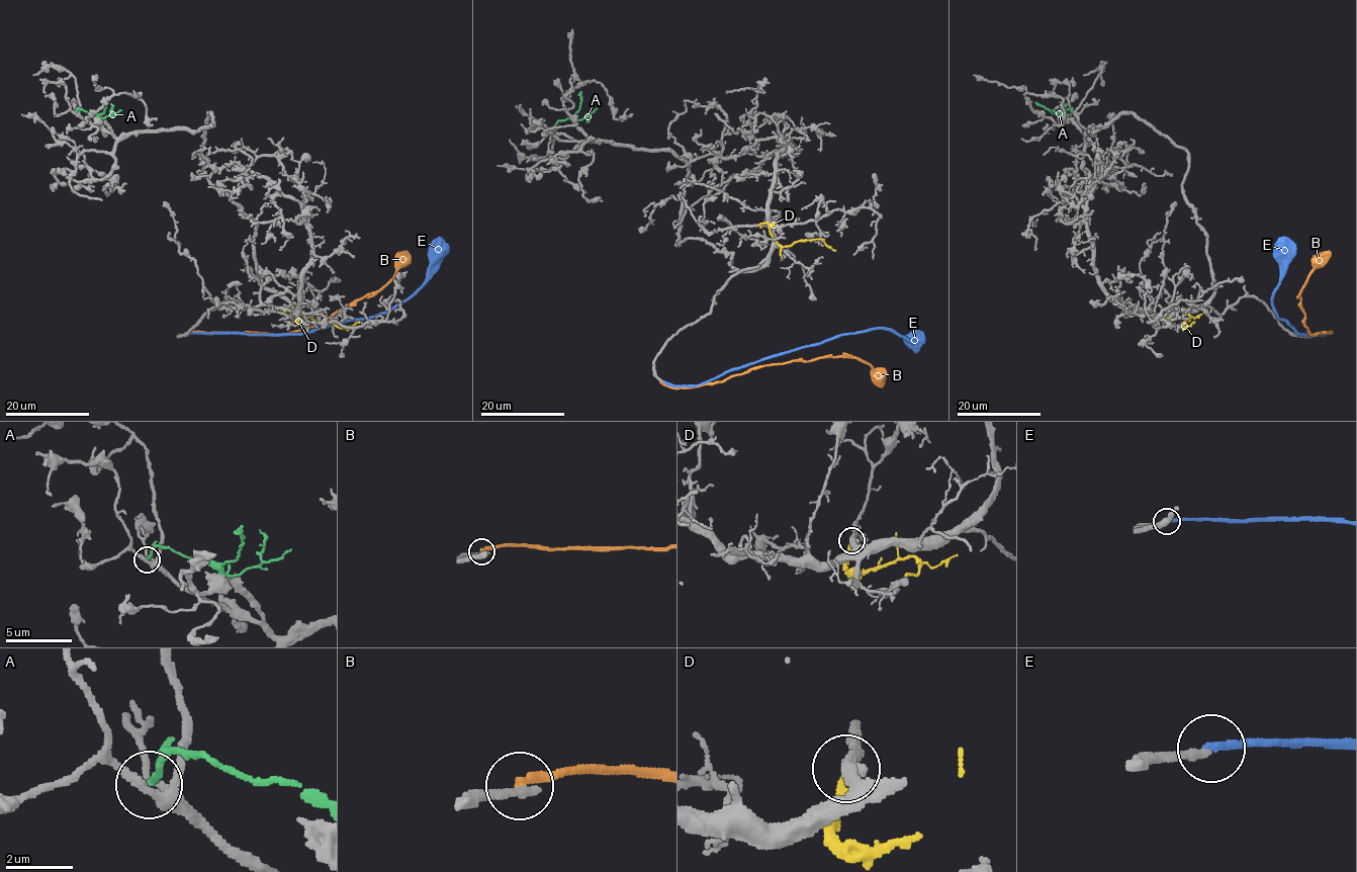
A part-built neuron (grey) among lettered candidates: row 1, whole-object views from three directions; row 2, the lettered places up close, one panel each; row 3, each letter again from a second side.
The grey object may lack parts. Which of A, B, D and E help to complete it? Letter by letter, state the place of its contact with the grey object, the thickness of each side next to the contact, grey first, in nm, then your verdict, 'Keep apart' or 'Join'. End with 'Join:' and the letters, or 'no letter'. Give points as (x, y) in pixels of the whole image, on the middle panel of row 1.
A: Touches grey at (551, 129). Thickness 240 nm (grey) against 200 nm. Keep apart
B: Touches grey at (660, 381). Thickness 320 nm (grey) against 240 nm. Keep apart
D: Touches grey at (758, 225). Thickness 360 nm (grey) against 240 nm. Keep apart
E: Touches grey at (663, 381). Thickness 240 nm (grey) against 240 nm. Keep apart
Join: no letter

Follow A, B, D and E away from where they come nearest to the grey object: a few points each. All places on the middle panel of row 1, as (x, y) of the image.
A: (551, 129), (559, 120), (581, 120), (587, 115), (586, 122)
B: (660, 381), (673, 387), (692, 387), (793, 360), (854, 356), (869, 365), (873, 378), (883, 384)
D: (758, 225), (767, 225), (770, 234), (783, 246), (820, 239), (835, 250)
E: (663, 381), (675, 385), (699, 385), (731, 370), (842, 334), (882, 328), (915, 342)

